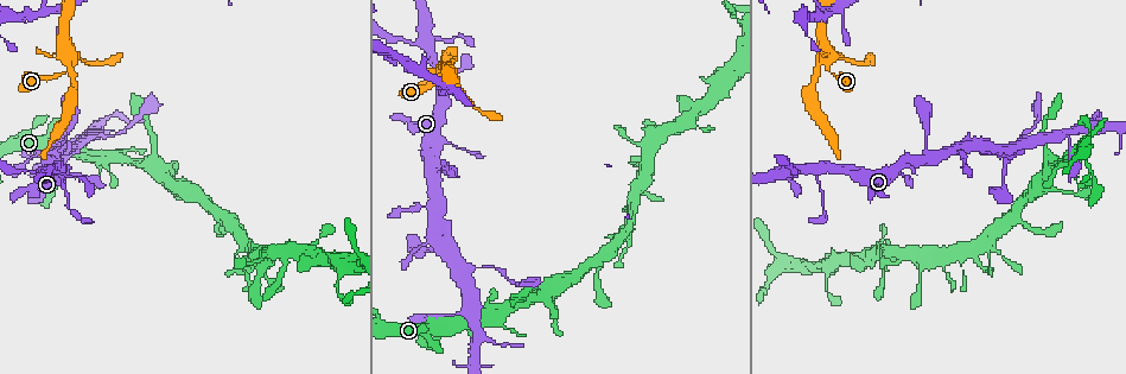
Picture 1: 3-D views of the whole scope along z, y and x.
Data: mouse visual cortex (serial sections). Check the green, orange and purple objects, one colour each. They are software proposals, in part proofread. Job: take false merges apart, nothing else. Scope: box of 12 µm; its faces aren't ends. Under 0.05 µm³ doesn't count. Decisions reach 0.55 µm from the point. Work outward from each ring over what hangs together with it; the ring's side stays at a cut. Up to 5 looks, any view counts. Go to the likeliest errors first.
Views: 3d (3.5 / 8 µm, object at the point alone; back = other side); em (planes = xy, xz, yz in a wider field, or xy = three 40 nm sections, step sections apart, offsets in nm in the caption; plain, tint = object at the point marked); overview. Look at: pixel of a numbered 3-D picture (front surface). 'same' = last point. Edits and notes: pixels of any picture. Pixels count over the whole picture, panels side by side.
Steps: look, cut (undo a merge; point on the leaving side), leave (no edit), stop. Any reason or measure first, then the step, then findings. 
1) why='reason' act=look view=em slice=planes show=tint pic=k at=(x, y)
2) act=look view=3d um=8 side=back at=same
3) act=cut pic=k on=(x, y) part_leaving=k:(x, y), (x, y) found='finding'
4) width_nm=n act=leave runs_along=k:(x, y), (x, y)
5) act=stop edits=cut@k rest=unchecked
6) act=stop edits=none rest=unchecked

why='thin neck' act=look view=em slice=xy step=2 show=tint pic=1 at=(801, 171)

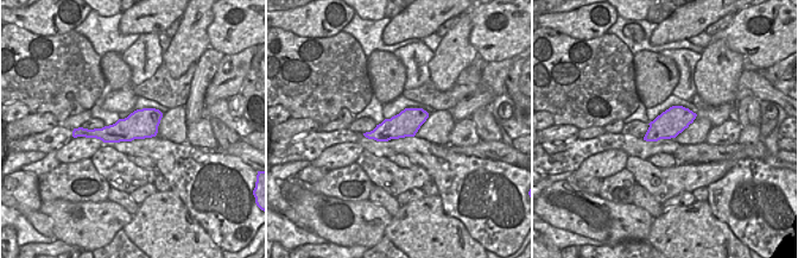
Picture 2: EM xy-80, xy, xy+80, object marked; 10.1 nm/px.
act=look view=3d um=3.5 at=same

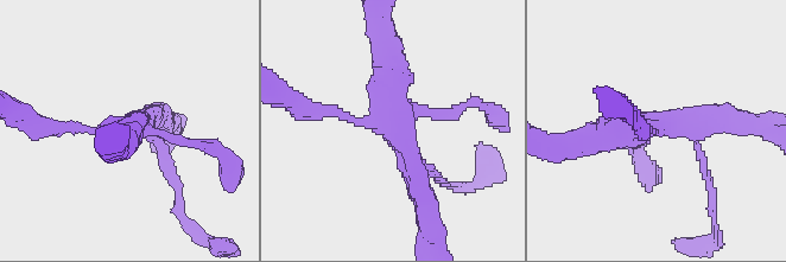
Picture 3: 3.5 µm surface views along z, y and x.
act=leave runs_along=2:(158, 114), (115, 133), (82, 133) found='one cell here'

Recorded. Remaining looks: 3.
why='four-way junction' act=look view=3d um=3.5 pic=1 at=(825, 65)

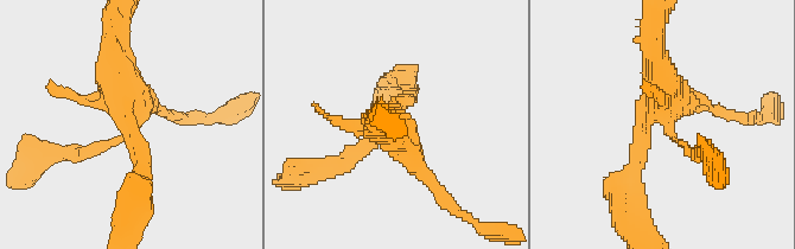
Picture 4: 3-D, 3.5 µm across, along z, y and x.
act=look view=em slice=xy step=2 show=tint pic=4 at=(127, 117)

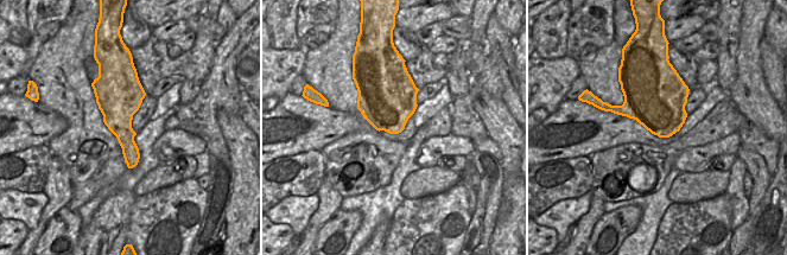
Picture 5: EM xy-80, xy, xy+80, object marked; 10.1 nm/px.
act=leave runs_along=4:(344, 163), (409, 95) found='continuous, no second cell'

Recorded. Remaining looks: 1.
act=stop edits=none rest=unchecked

